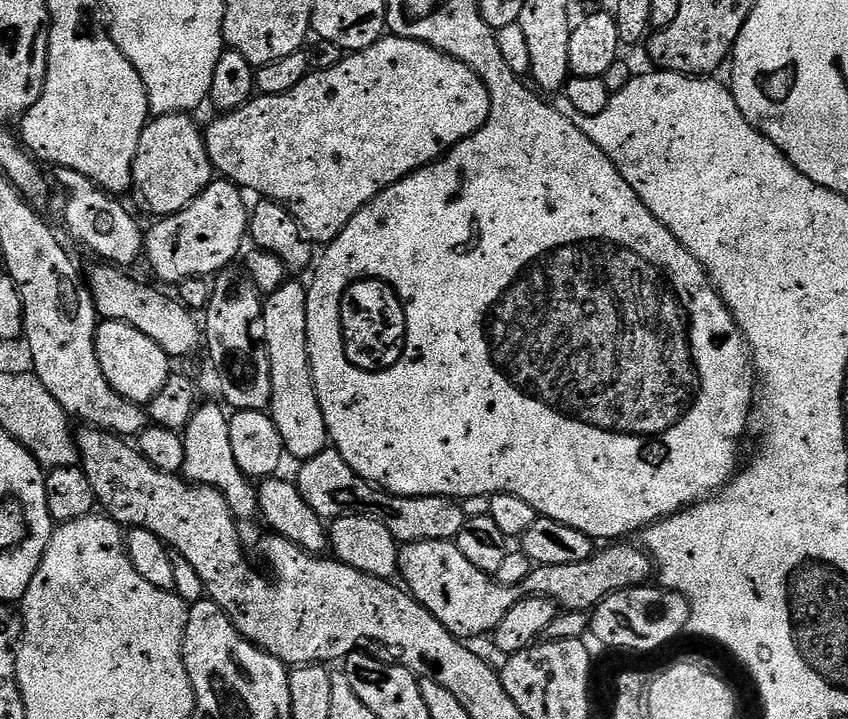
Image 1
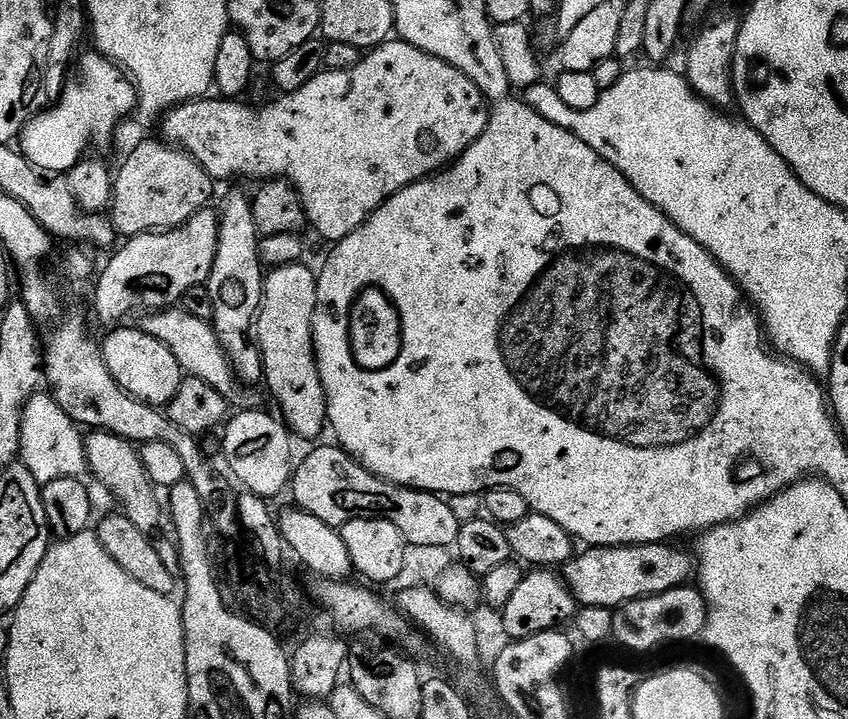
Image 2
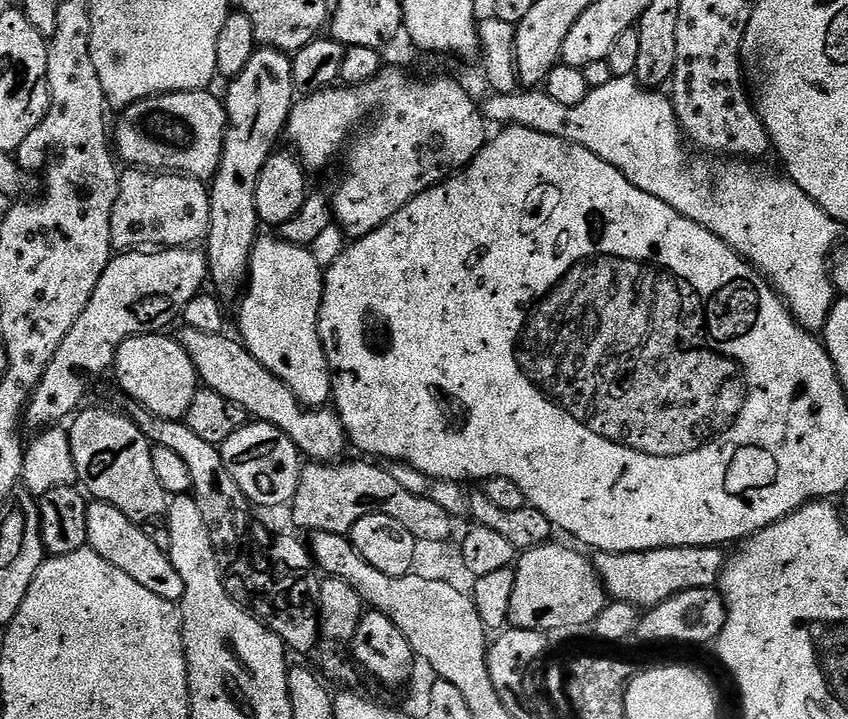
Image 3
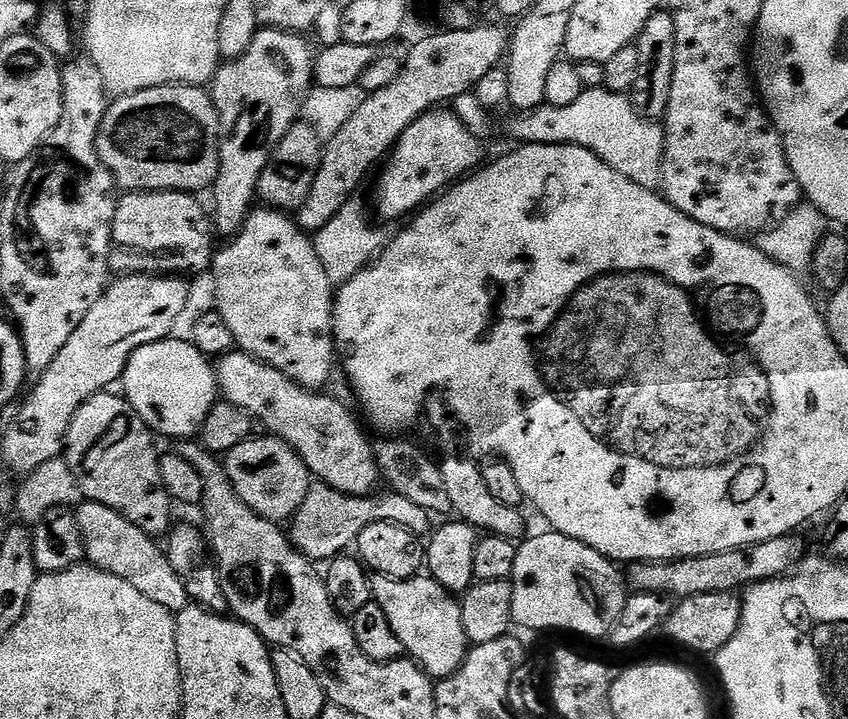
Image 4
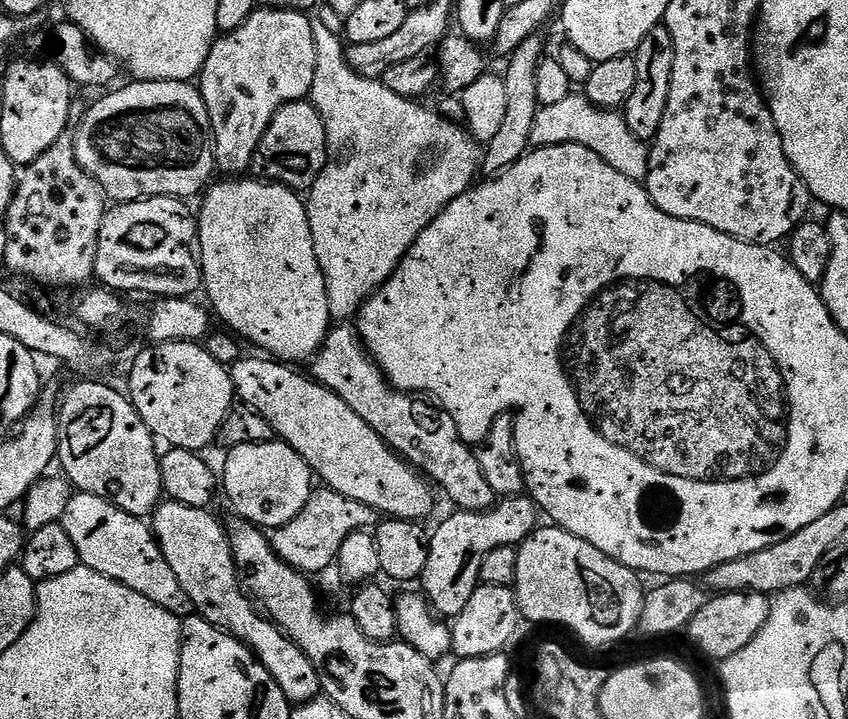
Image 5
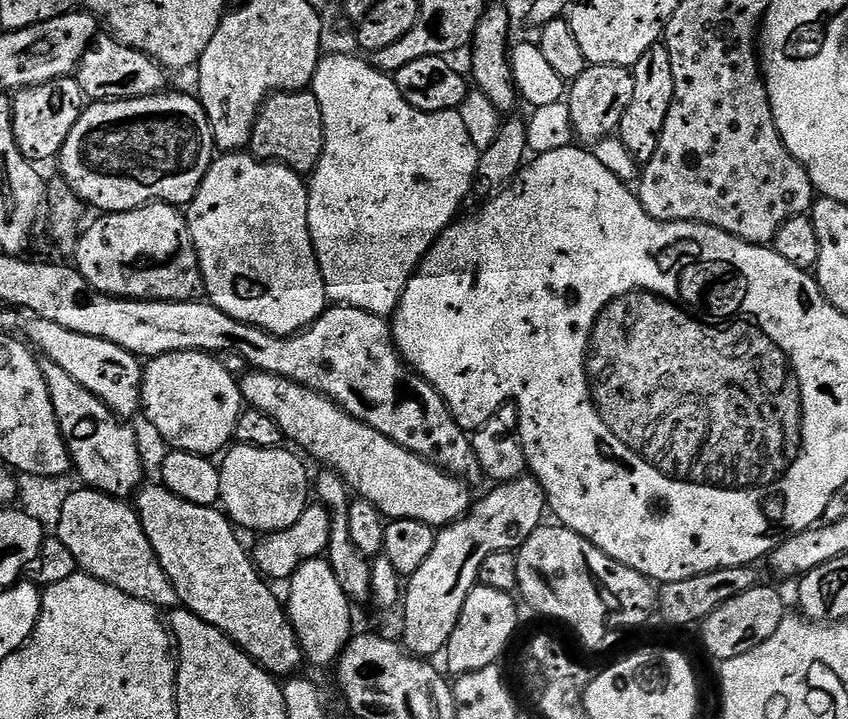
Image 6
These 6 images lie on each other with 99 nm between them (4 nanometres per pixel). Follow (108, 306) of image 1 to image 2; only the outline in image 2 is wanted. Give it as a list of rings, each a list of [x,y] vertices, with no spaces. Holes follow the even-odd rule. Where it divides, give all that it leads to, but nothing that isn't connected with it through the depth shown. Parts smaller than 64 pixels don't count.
[[[177,306],[169,308],[166,312],[149,315],[143,321],[142,330],[146,334],[158,338],[158,342],[162,342],[168,347],[170,354],[174,354],[178,358],[178,366],[184,376],[202,378],[202,382],[214,386],[214,390],[218,390],[218,394],[225,396],[233,405],[240,404],[236,406],[241,409],[248,410],[253,407],[252,396],[248,393],[251,391],[242,386],[235,374],[232,373],[228,355],[225,354],[224,348],[218,342],[216,331],[212,329],[209,321],[194,318],[194,314],[185,312],[183,307]]]

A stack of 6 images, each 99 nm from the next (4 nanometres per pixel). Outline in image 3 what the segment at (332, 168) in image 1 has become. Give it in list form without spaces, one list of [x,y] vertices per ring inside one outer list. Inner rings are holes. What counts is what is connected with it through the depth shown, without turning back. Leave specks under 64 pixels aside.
[[[388,66],[381,67],[378,75],[365,84],[333,86],[297,99],[288,119],[286,140],[293,144],[291,147],[305,169],[324,168],[328,160],[339,154],[340,147],[359,126],[360,119],[370,115],[375,108],[380,108],[376,125],[369,132],[362,133],[349,150],[348,173],[341,178],[336,193],[330,196],[335,223],[348,238],[359,238],[381,228],[387,220],[394,218],[394,214],[398,214],[398,210],[402,210],[402,206],[406,206],[406,202],[447,180],[454,170],[467,166],[486,143],[486,121],[481,105],[472,101],[471,94],[458,81],[447,80],[444,76],[437,80],[415,80],[402,69]],[[201,90],[199,92],[165,92],[162,96],[152,96],[148,100],[140,100],[136,104],[131,104],[129,108],[123,109],[120,120],[120,125],[115,125],[114,128],[114,148],[118,153],[119,159],[124,160],[136,170],[163,170],[169,174],[183,174],[191,176],[194,180],[203,180],[205,182],[211,181],[212,177],[216,175],[220,159],[224,153],[224,135],[228,129],[228,111],[224,108],[223,99],[219,95],[211,96],[211,91]]]

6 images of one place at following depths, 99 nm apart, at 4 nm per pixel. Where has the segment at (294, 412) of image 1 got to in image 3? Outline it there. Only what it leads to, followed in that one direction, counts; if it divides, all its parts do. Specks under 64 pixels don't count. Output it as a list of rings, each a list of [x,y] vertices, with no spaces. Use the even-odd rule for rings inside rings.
[[[261,235],[252,251],[246,287],[239,301],[238,336],[248,353],[277,376],[305,408],[320,410],[332,400],[332,371],[320,337],[325,269],[308,248],[285,244],[272,236]]]

